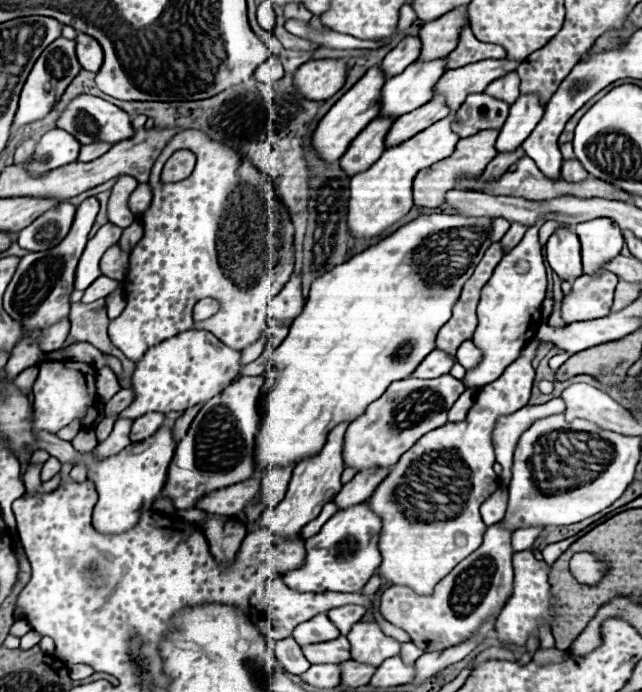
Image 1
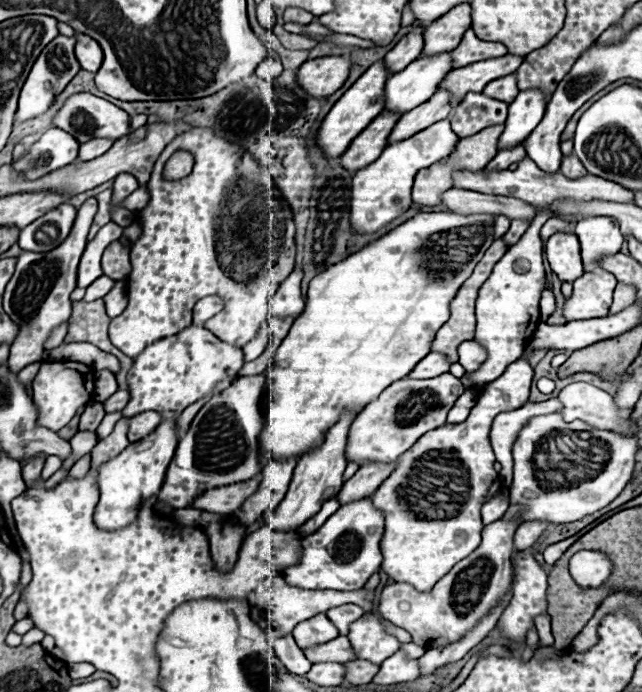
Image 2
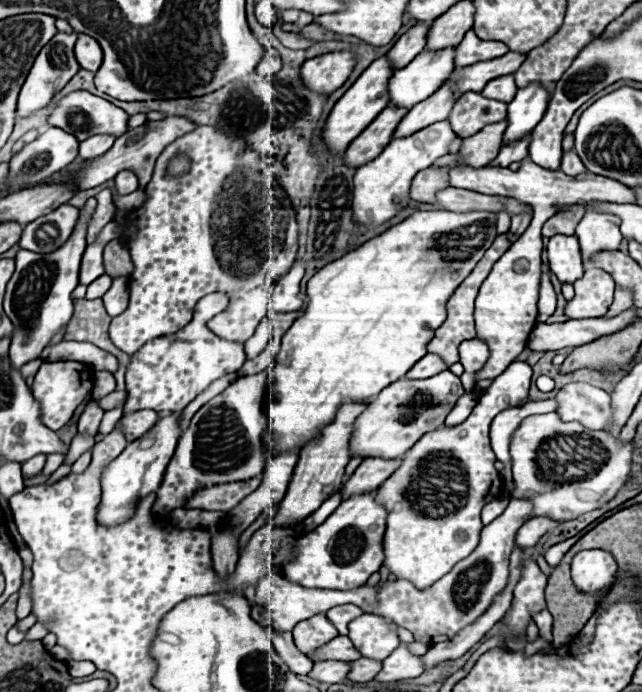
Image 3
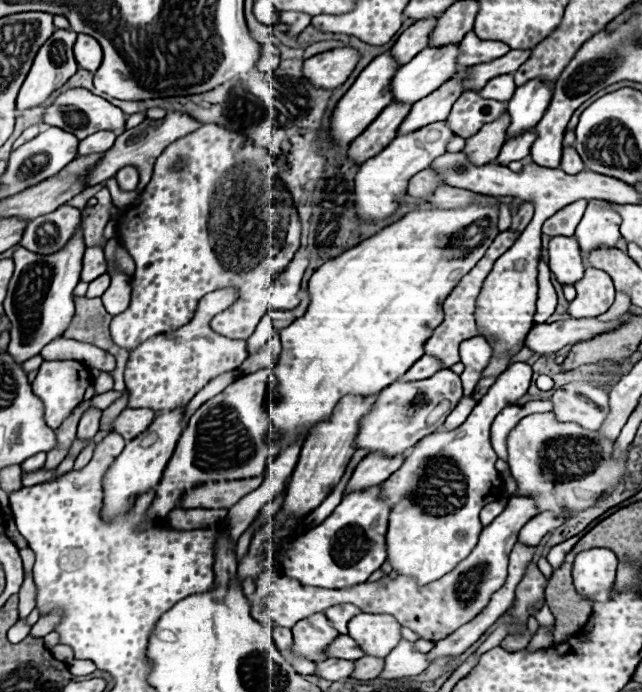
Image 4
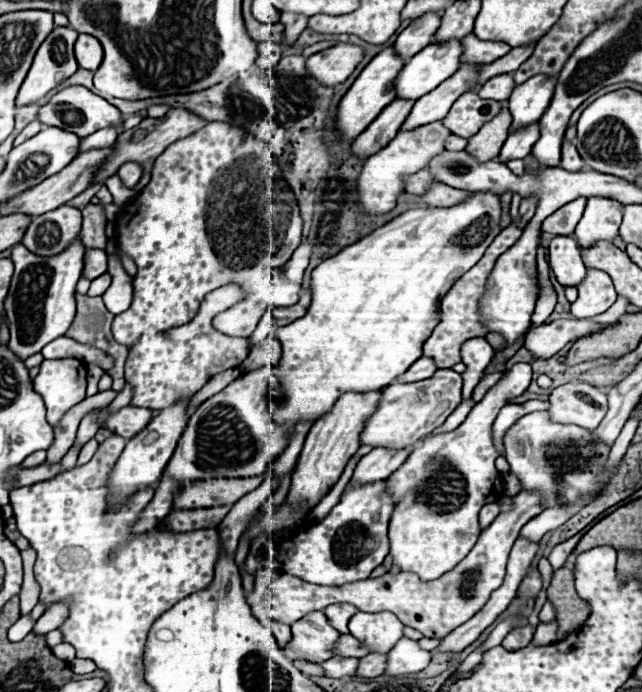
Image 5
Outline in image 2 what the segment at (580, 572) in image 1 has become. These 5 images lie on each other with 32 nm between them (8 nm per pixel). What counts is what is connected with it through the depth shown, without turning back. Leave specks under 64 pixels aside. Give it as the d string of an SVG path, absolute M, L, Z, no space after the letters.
M580 550L570 560L570 574L582 588L600 588L614 572L614 562L596 550Z

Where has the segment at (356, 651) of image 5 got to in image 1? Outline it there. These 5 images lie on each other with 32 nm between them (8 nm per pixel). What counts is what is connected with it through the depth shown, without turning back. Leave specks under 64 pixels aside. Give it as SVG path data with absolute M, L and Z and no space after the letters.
M340 636L330 642L322 642L322 644L302 646L302 652L310 664L340 664L340 662L352 660L350 644L346 636Z

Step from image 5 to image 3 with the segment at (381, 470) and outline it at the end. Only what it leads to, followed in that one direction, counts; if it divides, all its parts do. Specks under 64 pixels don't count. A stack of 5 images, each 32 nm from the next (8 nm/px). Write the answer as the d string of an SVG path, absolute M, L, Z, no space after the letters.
M364 458L356 472L350 476L350 480L344 484L342 498L346 500L354 494L364 494L378 488L394 470L398 470L398 466L400 458L394 458L390 462L386 462L384 458Z

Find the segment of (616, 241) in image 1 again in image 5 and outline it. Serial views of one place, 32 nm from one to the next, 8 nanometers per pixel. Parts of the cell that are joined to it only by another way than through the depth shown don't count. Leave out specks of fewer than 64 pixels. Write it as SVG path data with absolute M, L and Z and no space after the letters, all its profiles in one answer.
M590 196L584 216L576 226L576 238L582 248L592 246L598 240L612 242L618 236L618 226L622 222L622 202L614 198Z

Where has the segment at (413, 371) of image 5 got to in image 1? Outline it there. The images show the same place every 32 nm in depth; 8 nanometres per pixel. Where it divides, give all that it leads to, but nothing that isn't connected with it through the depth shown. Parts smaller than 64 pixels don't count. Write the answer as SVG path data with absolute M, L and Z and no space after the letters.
M432 350L418 366L418 370L414 370L414 378L438 378L446 372L450 372L454 360L450 354L440 352L440 350Z

